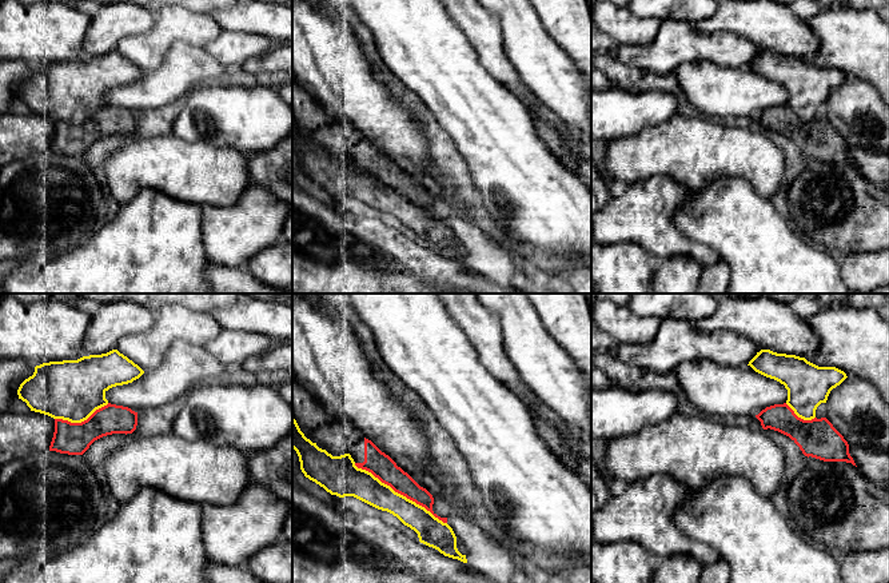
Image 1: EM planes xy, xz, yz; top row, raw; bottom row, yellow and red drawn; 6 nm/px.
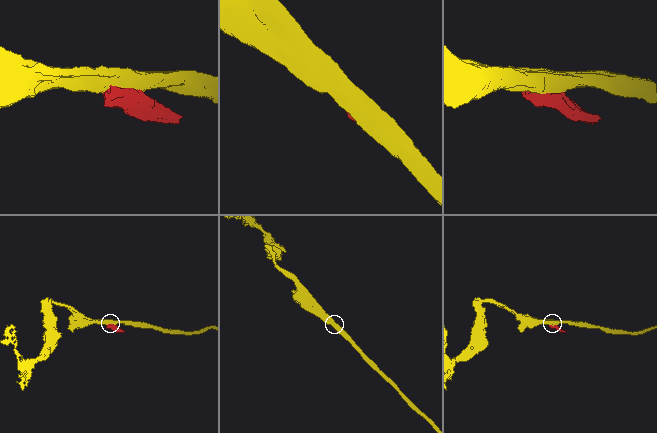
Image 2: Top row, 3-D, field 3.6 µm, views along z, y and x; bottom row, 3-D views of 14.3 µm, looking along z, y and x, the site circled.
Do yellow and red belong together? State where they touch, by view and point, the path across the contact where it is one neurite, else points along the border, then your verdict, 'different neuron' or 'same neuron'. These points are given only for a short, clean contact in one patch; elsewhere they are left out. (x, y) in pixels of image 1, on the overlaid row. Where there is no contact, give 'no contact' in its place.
xz (399, 494) | different neuron

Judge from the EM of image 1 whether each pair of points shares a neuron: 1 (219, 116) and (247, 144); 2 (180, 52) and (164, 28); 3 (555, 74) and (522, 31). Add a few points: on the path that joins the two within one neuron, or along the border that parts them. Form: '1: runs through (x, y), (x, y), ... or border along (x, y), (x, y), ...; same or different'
1: runs through (226, 123), (240, 138); same
2: border along (202, 47), (175, 43), (155, 68); different
3: runs through (545, 63), (525, 42); same

